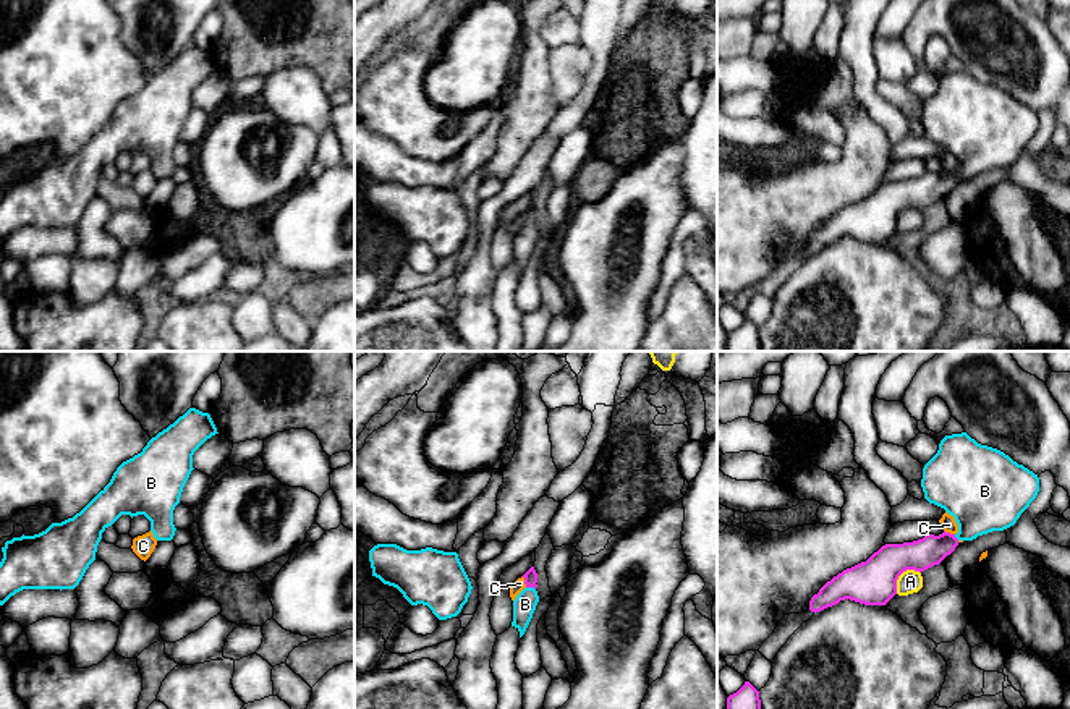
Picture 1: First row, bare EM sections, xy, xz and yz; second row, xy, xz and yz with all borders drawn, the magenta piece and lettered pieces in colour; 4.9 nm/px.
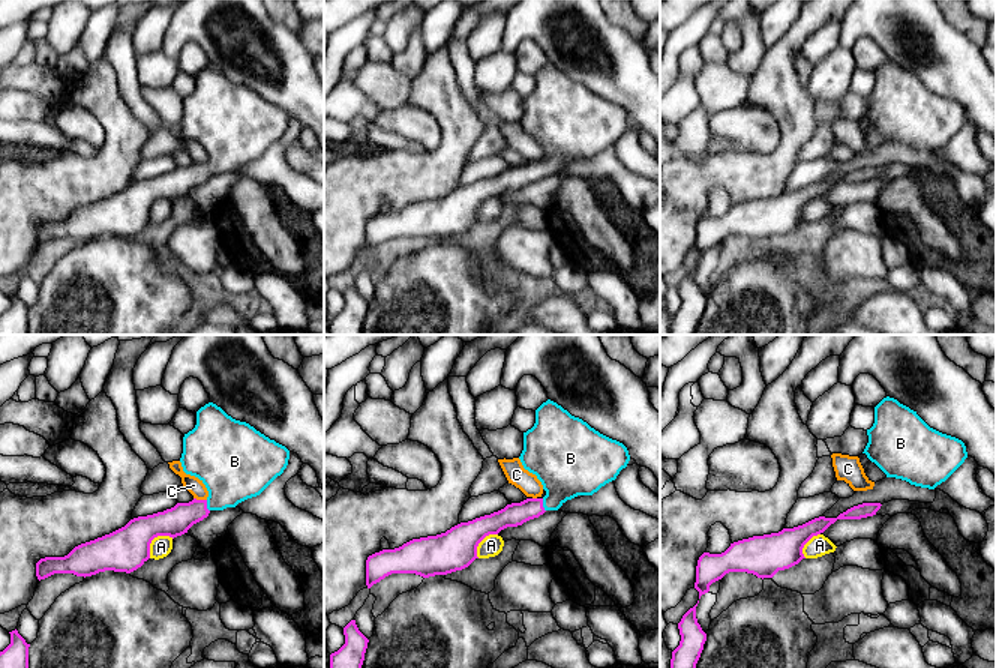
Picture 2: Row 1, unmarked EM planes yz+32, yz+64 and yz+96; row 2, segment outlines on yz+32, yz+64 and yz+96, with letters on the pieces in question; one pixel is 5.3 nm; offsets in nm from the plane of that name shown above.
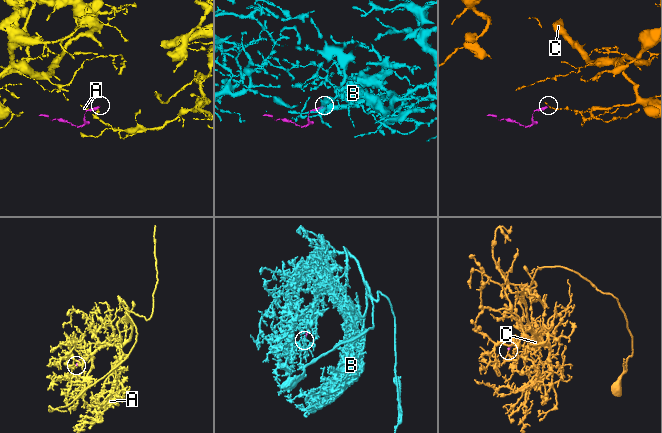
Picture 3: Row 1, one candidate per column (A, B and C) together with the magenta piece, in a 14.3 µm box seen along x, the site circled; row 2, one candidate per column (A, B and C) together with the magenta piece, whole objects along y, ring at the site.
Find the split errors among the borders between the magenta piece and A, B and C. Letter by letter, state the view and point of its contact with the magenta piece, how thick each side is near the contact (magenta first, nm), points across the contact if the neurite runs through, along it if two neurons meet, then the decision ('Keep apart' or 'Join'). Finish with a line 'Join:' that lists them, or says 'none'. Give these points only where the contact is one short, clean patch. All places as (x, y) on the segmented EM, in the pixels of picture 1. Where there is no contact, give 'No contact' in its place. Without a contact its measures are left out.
A: Touches magenta at yz (900, 573). Thickness 220 nm (magenta) against 120 nm. Keep apart
B: Touches magenta at xz (531, 586). Thickness 70 nm (magenta) against 110 nm. Path across: xz (530, 577), (531, 586), (525, 604). Join
C: Touches magenta at xz (525, 581). Thickness 70 nm (magenta) against 60 nm. Boundary: xz (522, 577), (526, 586). Keep apart
Join: B

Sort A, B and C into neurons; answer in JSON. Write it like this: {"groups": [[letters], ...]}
{"groups": [["A"], ["B"], ["C"]]}

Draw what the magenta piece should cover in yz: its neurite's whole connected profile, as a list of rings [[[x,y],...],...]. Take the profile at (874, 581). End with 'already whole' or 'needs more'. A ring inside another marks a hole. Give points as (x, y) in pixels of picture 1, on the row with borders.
[[[966,432],[945,435],[937,453],[924,465],[921,487],[924,499],[944,508],[958,524],[958,533],[926,534],[923,539],[903,544],[885,544],[866,562],[843,570],[827,581],[809,601],[811,612],[850,599],[864,605],[885,605],[897,594],[897,580],[907,570],[924,571],[950,555],[960,541],[1004,531],[1017,523],[1039,492],[1039,478],[1004,452],[981,445]]]; needs more

